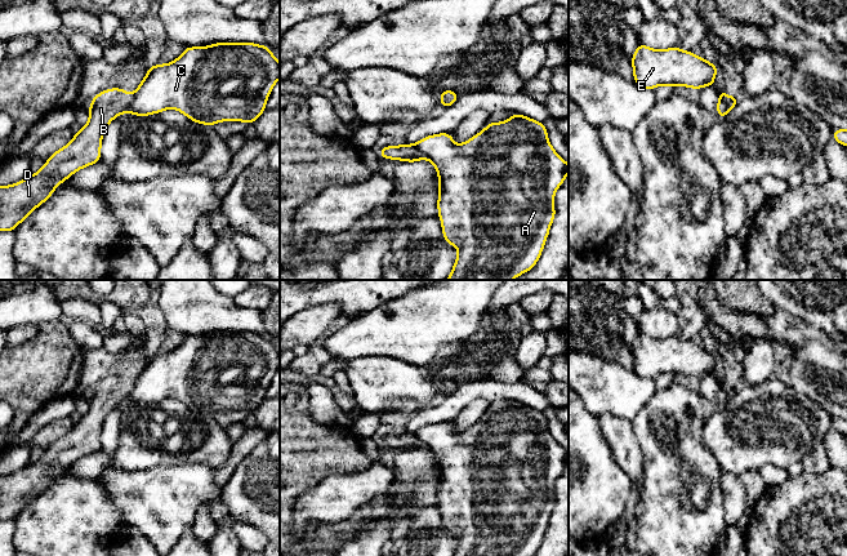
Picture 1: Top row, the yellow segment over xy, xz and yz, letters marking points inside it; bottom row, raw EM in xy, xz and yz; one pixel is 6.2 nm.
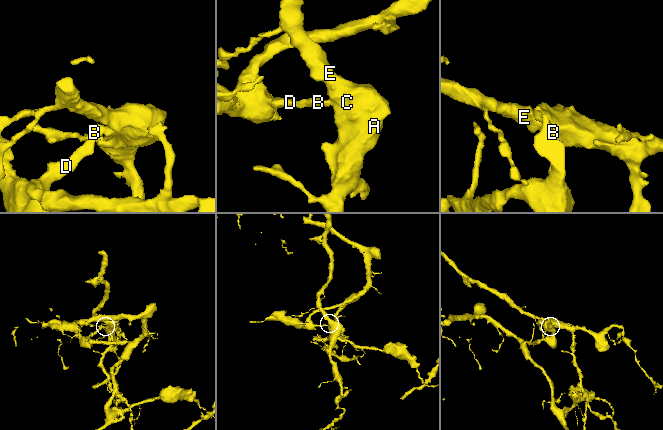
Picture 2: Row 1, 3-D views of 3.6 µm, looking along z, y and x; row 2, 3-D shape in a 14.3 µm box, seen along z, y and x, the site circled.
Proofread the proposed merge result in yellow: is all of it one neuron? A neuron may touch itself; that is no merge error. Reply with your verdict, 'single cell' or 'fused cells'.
fused cells

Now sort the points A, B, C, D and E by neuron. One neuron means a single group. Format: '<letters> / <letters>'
A C E / B D

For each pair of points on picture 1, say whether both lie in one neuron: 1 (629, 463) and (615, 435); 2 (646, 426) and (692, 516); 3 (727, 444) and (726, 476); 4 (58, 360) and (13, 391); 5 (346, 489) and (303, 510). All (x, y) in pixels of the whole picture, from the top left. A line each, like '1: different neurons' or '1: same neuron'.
1: same neuron
2: same neuron
3: different neurons
4: same neuron
5: same neuron

